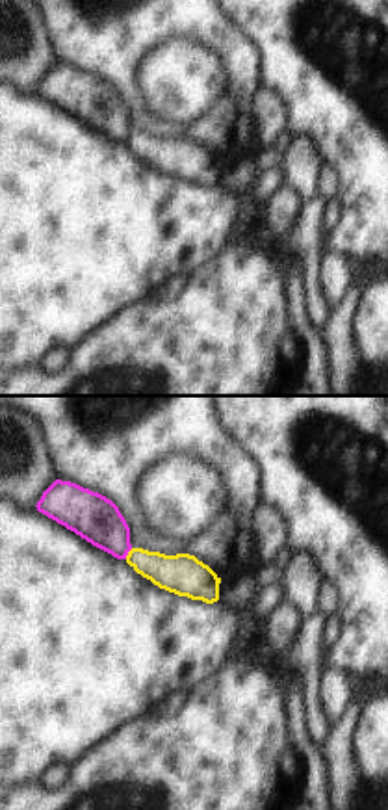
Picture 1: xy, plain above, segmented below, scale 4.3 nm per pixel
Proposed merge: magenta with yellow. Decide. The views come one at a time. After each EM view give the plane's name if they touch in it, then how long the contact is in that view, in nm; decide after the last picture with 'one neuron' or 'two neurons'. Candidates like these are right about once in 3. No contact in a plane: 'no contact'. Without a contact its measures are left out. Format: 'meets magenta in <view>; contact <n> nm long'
meets magenta in xy; contact 60 nm long

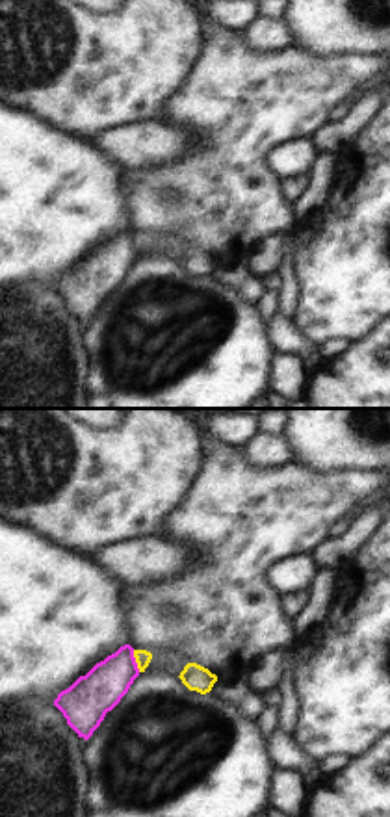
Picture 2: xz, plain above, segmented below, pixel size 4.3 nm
meets magenta in xz; contact 100 nm long

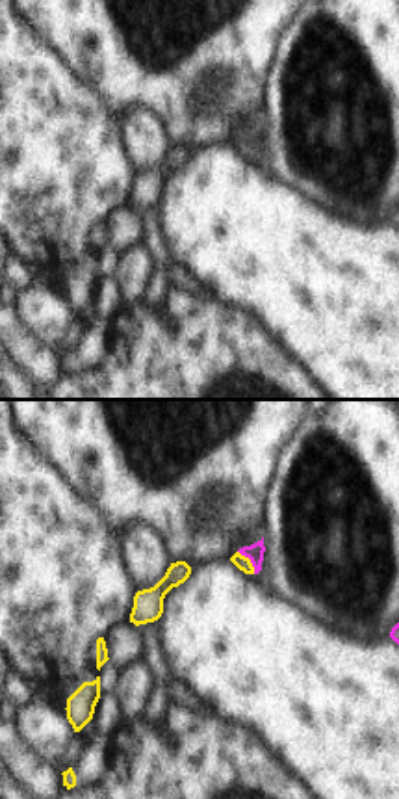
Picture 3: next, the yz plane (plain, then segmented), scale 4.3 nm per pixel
meets magenta in yz; contact 130 nm long

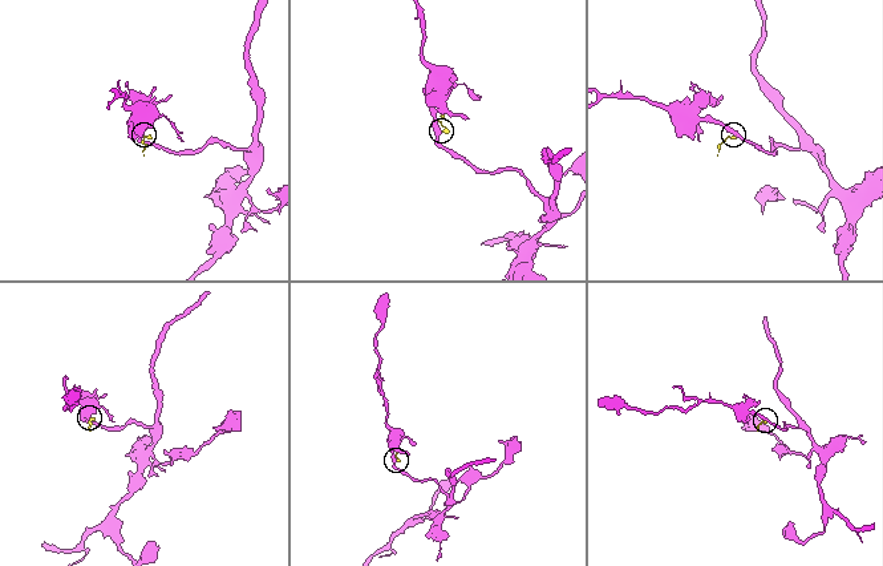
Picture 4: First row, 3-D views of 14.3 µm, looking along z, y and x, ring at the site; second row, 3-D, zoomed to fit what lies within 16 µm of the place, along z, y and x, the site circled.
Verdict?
two neurons

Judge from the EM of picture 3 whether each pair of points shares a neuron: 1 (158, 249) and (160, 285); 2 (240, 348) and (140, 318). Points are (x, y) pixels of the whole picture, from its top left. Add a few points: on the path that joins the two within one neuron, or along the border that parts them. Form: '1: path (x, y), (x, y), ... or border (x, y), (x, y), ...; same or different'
1: path (160, 259), (160, 275); same
2: path (216, 348), (169, 348), (164, 342); same

